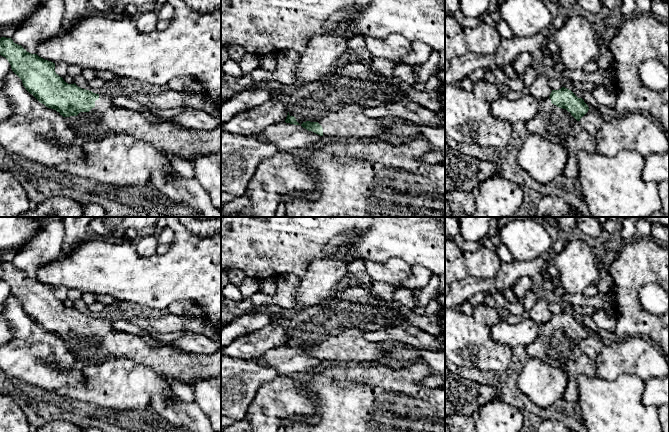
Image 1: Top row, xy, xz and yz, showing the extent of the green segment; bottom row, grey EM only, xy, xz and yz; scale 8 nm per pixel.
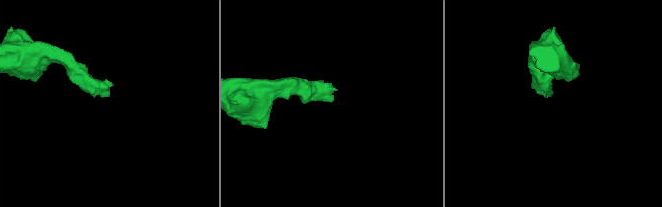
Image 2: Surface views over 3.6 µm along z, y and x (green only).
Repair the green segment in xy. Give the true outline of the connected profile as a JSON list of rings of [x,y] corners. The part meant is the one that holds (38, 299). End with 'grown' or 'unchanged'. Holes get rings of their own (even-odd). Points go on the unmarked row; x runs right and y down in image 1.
[[[0,262],[0,279],[8,284],[12,295],[22,304],[23,310],[30,318],[65,342],[66,348],[76,361],[101,363],[108,358],[122,357],[151,368],[168,381],[179,380],[190,386],[198,379],[221,380],[221,349],[211,354],[198,354],[171,344],[150,345],[140,336],[114,329],[108,320],[82,313],[75,307],[66,307],[55,296],[55,287],[27,276],[11,262]]]; grown

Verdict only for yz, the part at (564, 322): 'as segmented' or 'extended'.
extended

